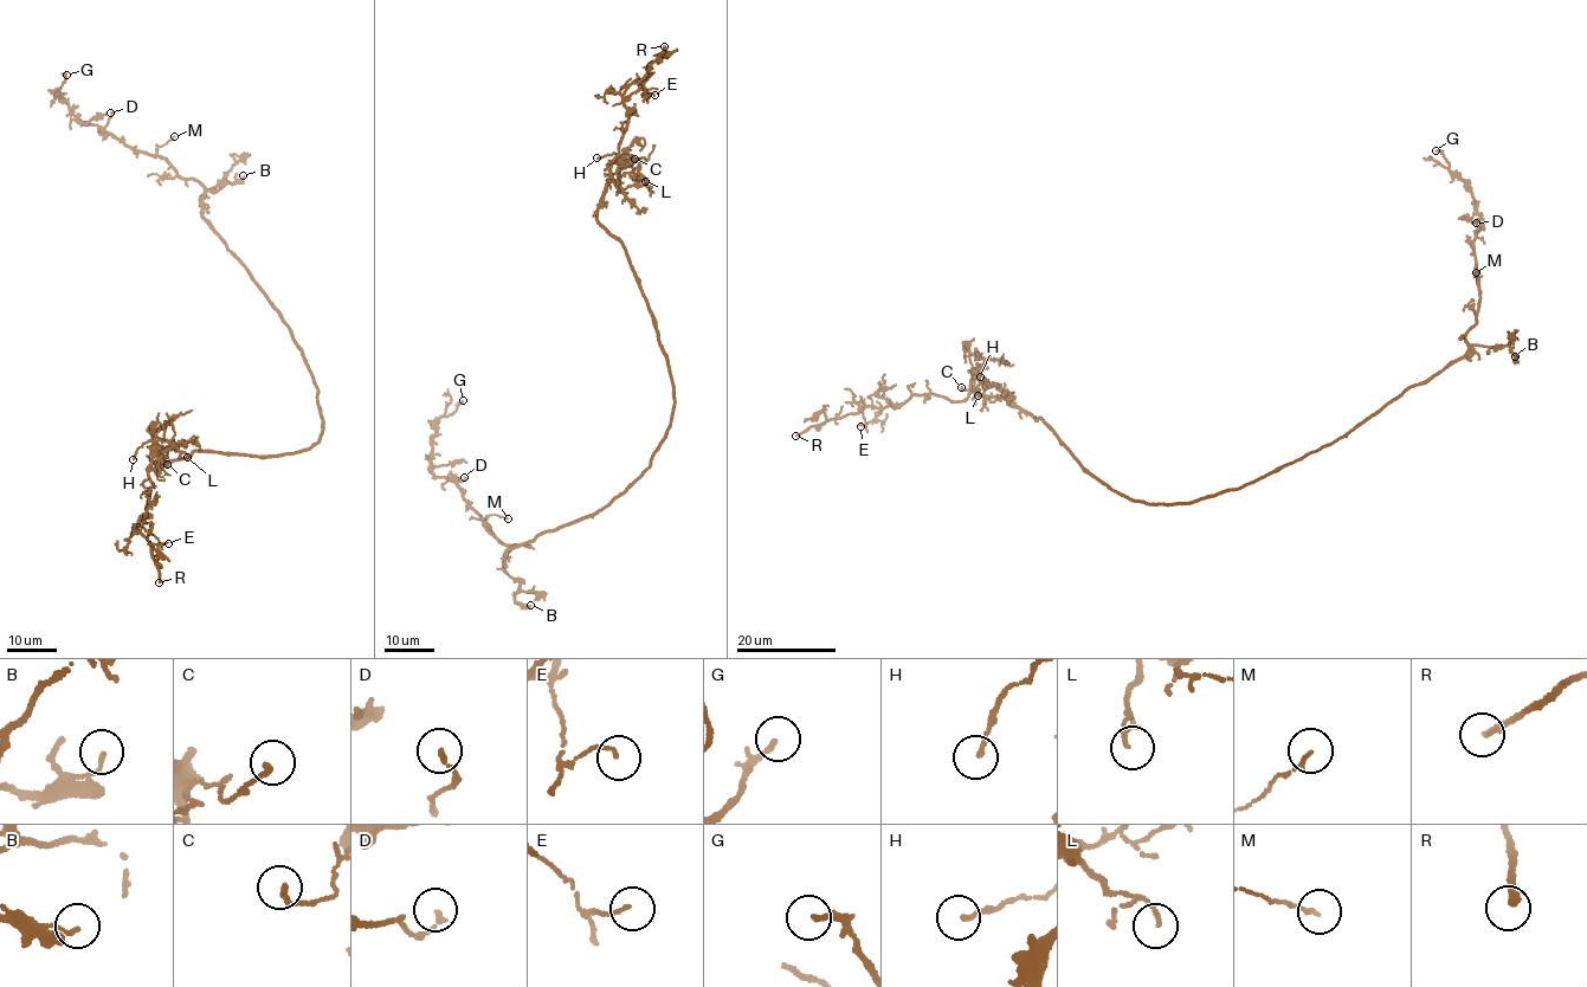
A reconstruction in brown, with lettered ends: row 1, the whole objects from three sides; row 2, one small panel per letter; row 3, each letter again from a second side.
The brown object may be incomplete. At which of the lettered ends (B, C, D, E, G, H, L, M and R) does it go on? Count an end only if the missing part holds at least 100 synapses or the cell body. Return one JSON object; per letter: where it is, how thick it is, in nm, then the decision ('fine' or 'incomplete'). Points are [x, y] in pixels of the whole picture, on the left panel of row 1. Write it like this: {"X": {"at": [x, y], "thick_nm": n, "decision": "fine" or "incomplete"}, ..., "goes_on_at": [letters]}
{"B": {"at": [243, 175], "thick_nm": 130, "decision": "fine"}, "C": {"at": [167, 464], "thick_nm": 160, "decision": "fine"}, "D": {"at": [110, 113], "thick_nm": 160, "decision": "fine"}, "E": {"at": [168, 543], "thick_nm": 100, "decision": "fine"}, "G": {"at": [66, 75], "thick_nm": 100, "decision": "fine"}, "H": {"at": [133, 459], "thick_nm": 140, "decision": "fine"}, "L": {"at": [187, 457], "thick_nm": 110, "decision": "fine"}, "M": {"at": [174, 136], "thick_nm": 110, "decision": "fine"}, "R": {"at": [159, 582], "thick_nm": 240, "decision": "incomplete"}, "goes_on_at": ["R"]}

